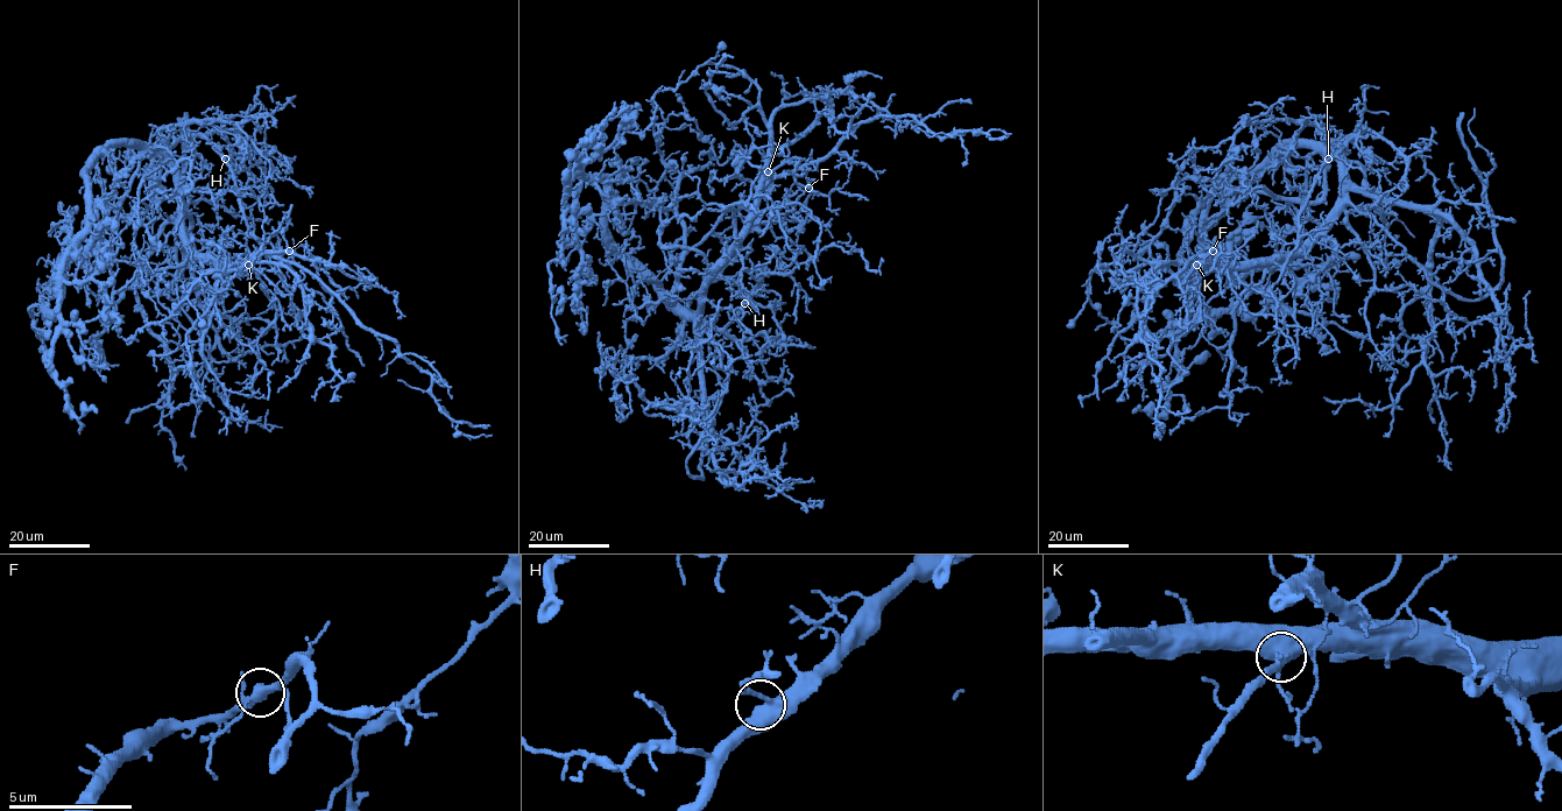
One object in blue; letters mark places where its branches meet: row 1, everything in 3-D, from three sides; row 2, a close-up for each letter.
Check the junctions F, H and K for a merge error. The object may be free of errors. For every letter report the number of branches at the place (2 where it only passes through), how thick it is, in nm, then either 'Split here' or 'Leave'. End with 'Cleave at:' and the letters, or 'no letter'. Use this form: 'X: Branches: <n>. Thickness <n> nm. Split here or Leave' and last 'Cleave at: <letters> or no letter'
F: Branches: 3. Thickness 380 nm. Leave
H: Branches: 3. Thickness 480 nm. Leave
K: Branches: 3. Thickness 400 nm. Leave
Cleave at: no letter

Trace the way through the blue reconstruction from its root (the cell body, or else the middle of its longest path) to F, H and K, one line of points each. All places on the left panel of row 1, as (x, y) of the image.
F: (176, 194), (183, 239), (196, 252), (228, 263), (241, 263), (256, 253), (276, 255), (289, 249)
H: (176, 194), (176, 167), (169, 150), (179, 141), (204, 136), (225, 159)
K: (176, 194), (183, 239), (196, 252), (228, 263), (248, 265)

